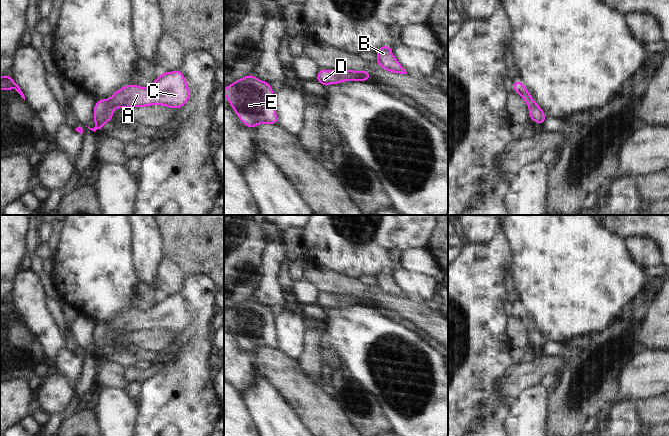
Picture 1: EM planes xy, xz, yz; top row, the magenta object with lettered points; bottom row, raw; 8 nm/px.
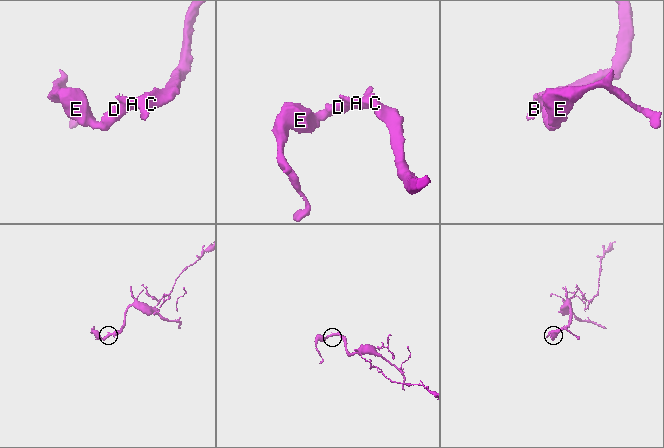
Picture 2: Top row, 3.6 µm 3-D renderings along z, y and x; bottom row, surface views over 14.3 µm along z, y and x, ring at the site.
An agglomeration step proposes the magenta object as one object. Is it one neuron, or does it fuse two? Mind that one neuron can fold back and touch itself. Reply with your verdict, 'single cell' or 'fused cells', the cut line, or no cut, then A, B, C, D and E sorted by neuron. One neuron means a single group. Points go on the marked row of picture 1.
single cell; cut none; groups A B C D E

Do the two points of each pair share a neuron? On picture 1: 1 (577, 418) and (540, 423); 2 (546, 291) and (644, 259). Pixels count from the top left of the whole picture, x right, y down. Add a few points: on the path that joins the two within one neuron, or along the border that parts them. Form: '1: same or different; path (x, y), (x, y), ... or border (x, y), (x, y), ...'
1: different; border (550, 399), (548, 425)
2: different; border (625, 241), (628, 254), (643, 272)

